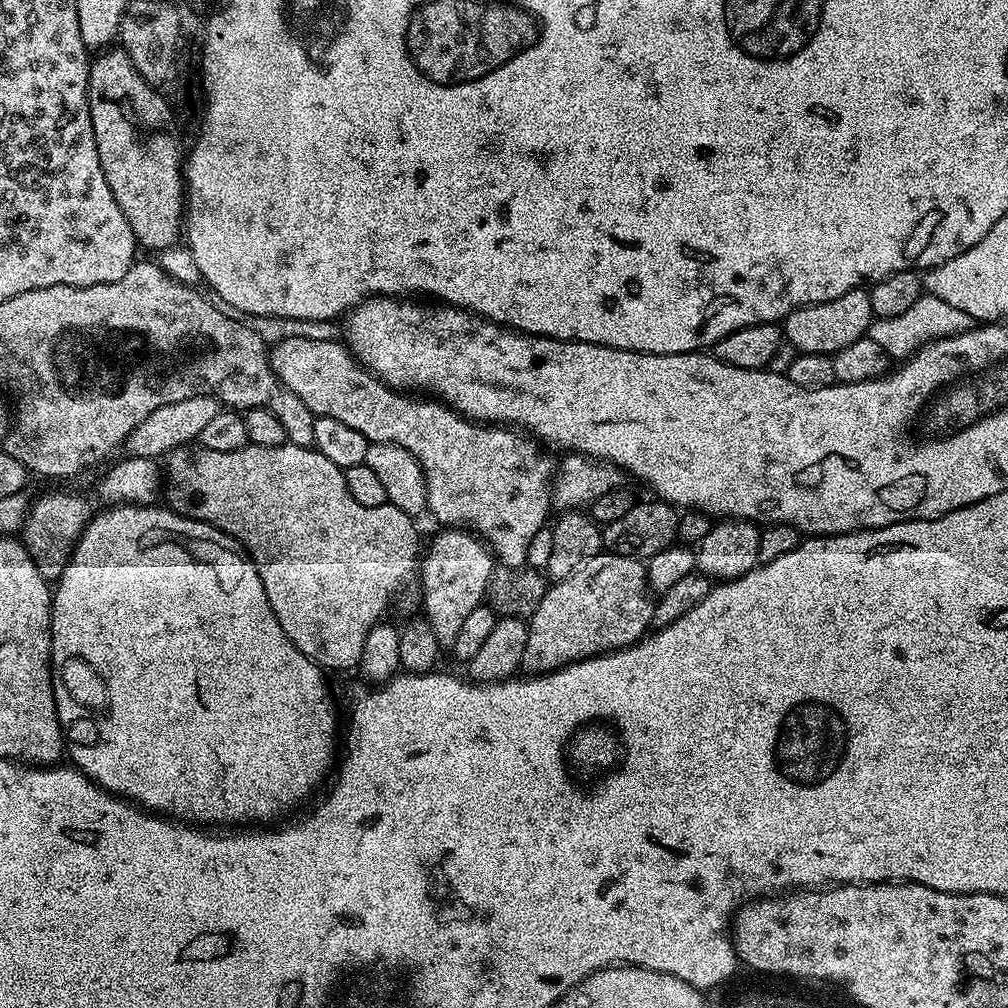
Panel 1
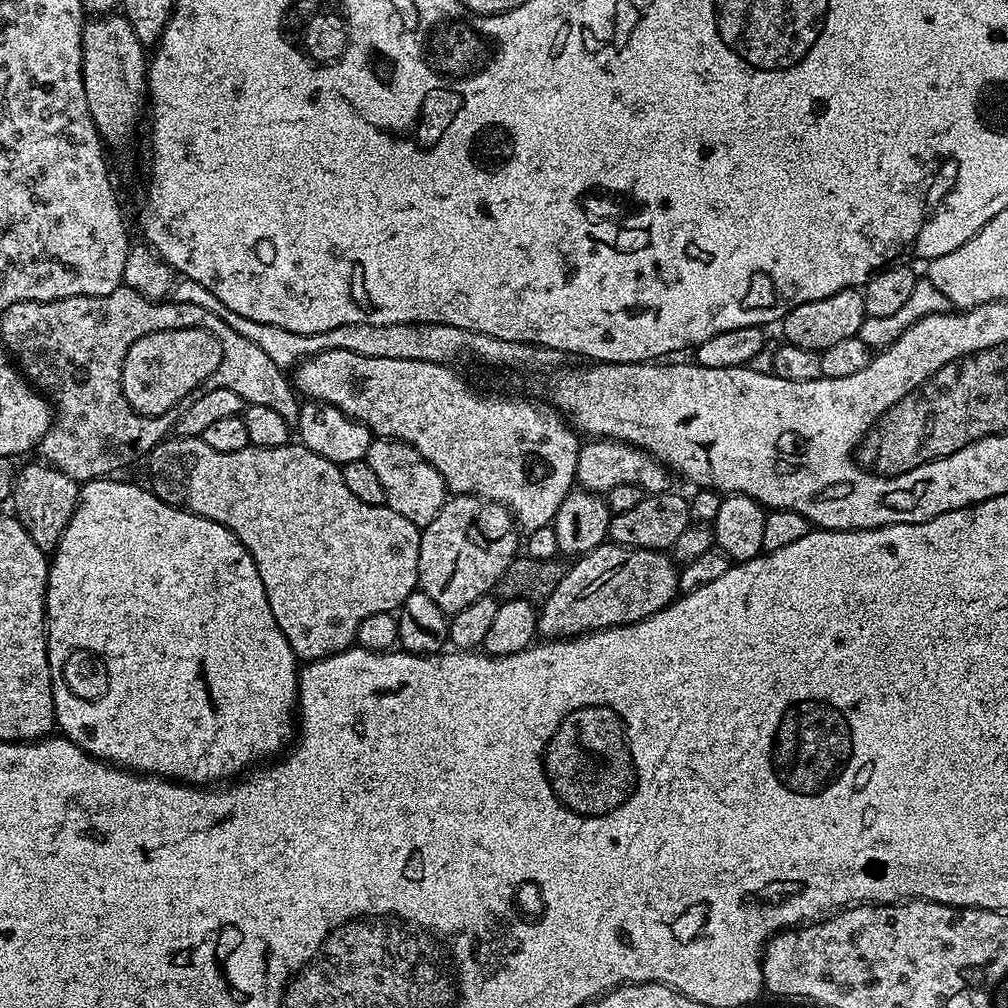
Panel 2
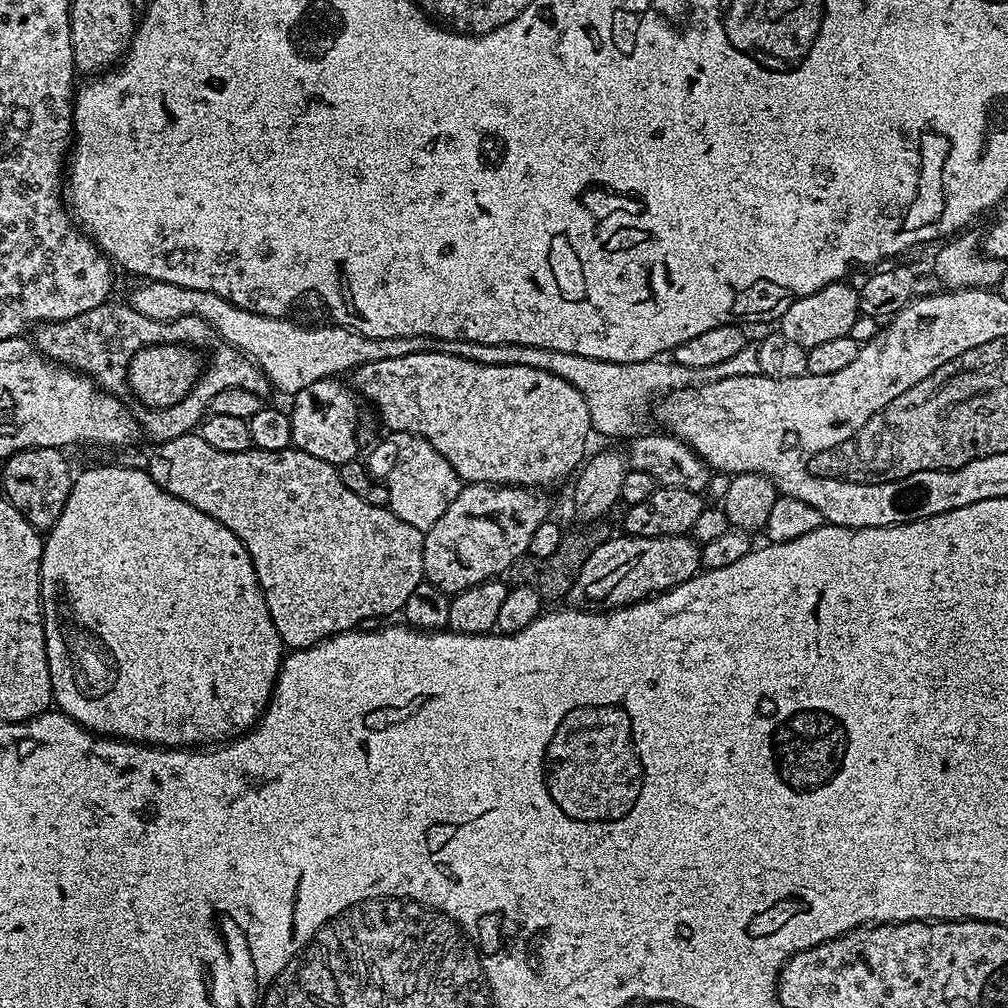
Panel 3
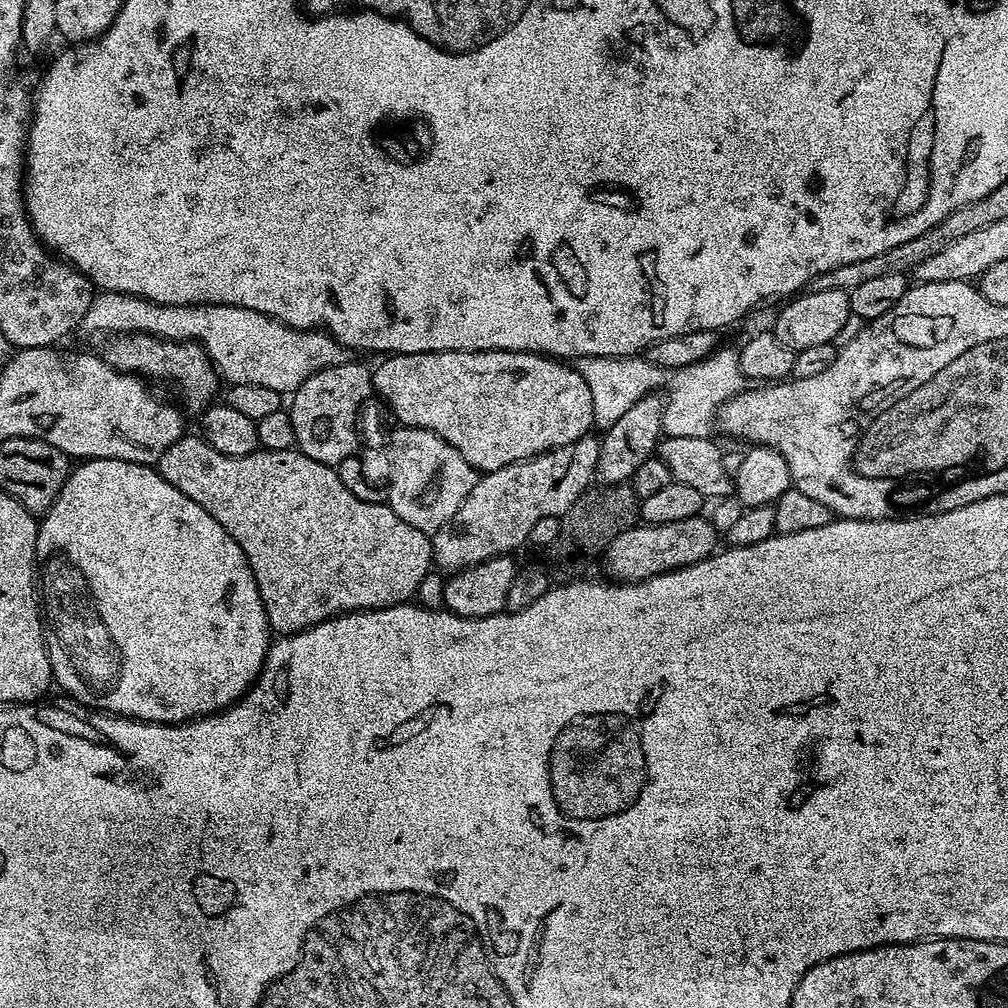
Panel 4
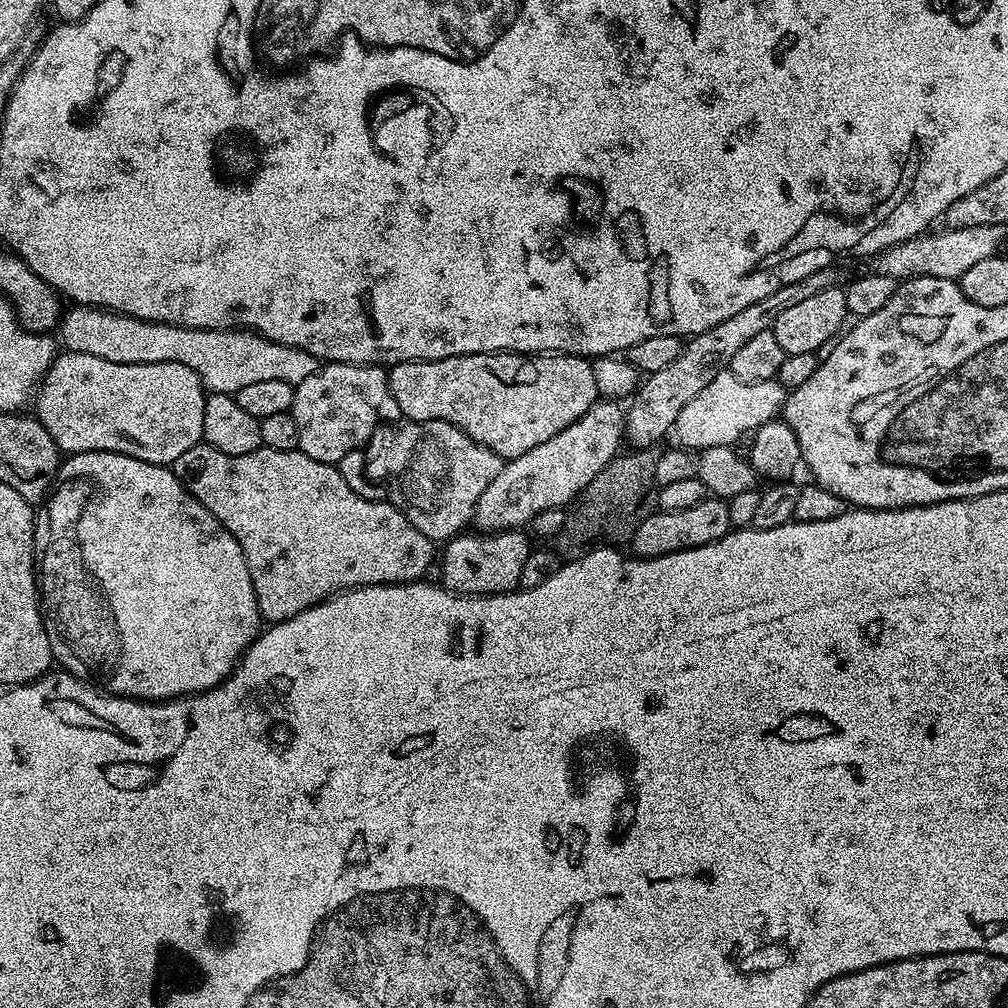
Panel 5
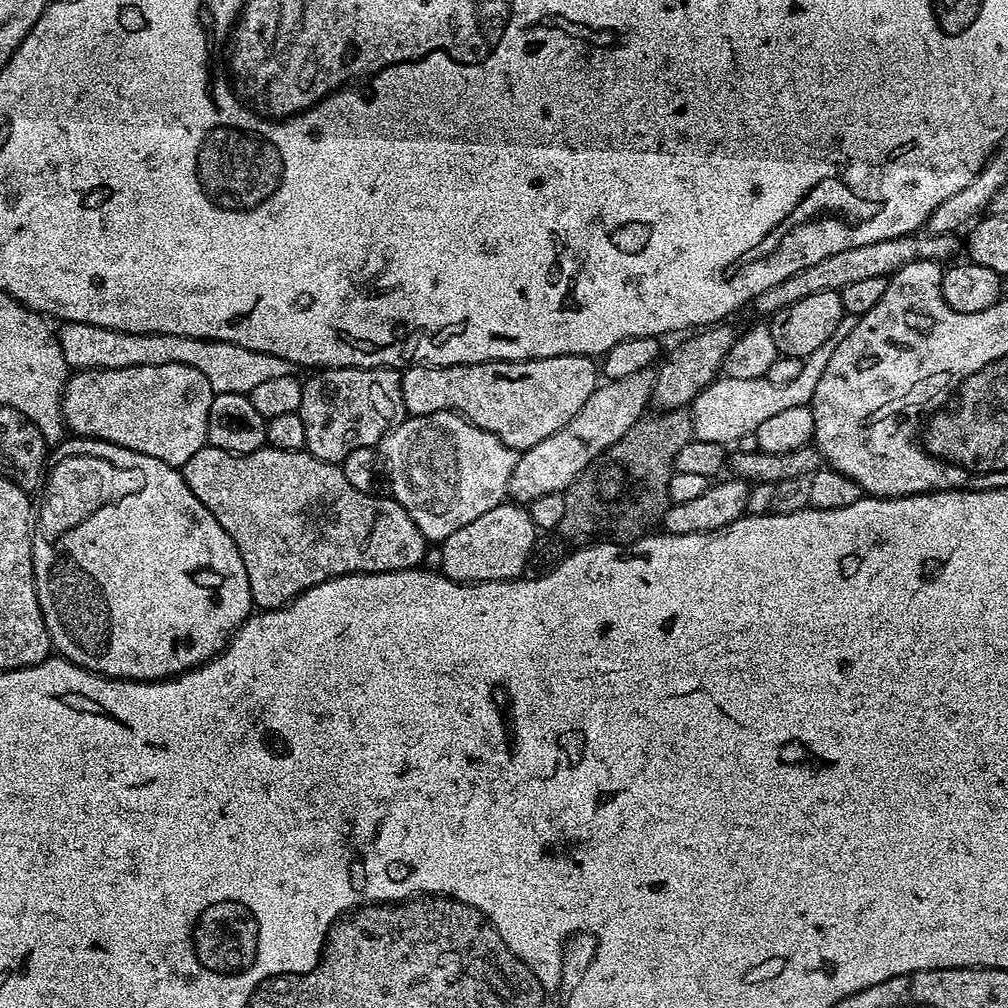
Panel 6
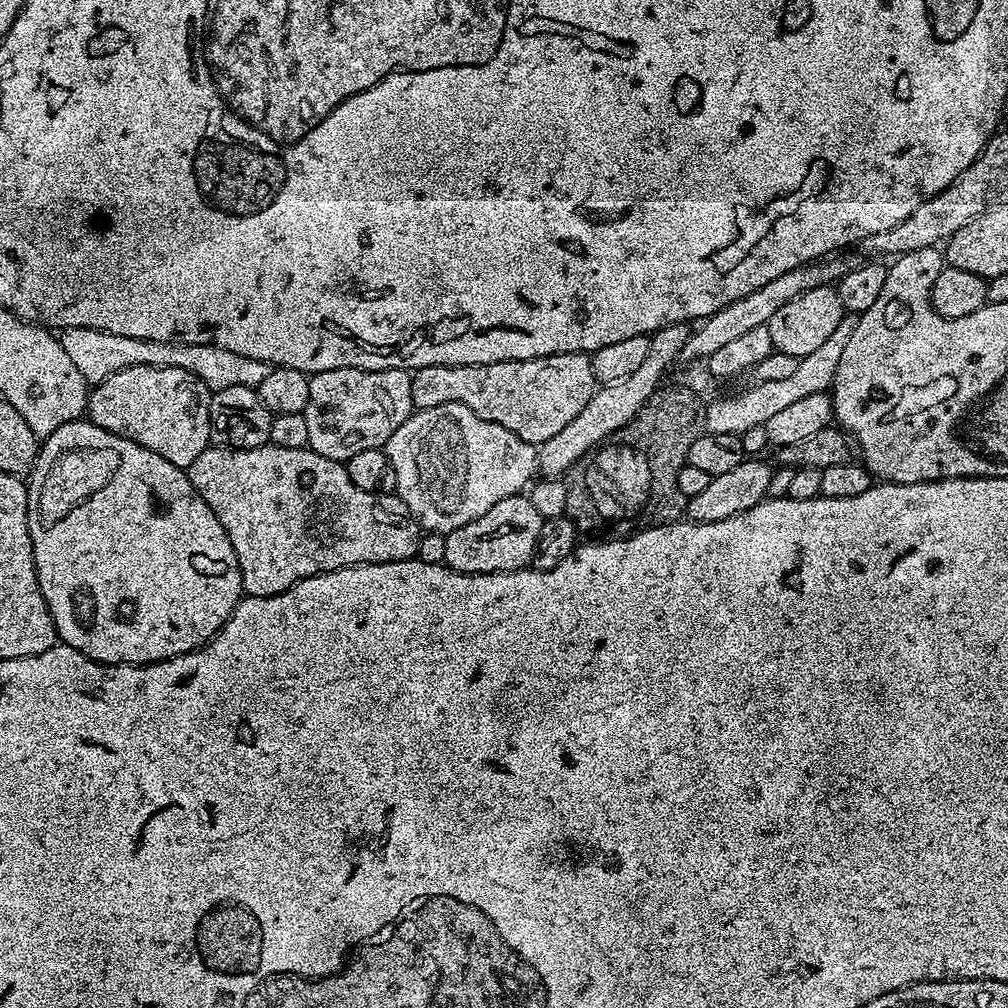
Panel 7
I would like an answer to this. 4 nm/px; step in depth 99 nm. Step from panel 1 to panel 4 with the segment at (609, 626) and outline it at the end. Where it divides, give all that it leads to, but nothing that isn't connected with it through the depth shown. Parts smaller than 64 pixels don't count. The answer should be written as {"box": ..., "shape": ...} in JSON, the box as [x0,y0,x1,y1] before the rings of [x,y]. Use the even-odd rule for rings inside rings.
{"box":[602,515,718,584],"shape":[[[707,515],[694,518],[682,518],[682,522],[665,524],[637,523],[635,528],[627,528],[604,551],[602,564],[608,567],[613,581],[633,584],[658,574],[672,572],[676,568],[685,568],[687,564],[697,564],[700,560],[717,551],[718,531]]]}

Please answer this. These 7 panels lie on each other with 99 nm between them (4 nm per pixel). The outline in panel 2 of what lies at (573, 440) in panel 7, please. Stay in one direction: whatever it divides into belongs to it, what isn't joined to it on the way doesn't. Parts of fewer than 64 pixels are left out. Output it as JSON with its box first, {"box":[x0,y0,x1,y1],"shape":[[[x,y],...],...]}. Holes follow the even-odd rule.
{"box":[419,495,522,613],"shape":[[[453,495],[438,510],[438,518],[420,533],[419,591],[430,594],[446,613],[466,610],[470,602],[478,602],[495,589],[502,574],[506,574],[506,566],[516,559],[519,544],[521,547],[522,536],[509,509],[493,506],[479,496]]]}

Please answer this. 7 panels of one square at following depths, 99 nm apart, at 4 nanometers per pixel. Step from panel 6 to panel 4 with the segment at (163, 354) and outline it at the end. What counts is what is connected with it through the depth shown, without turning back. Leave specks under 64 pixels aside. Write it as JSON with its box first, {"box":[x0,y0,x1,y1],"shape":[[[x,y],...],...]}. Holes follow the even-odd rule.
{"box":[79,291,346,394],"shape":[[[101,291],[93,295],[90,306],[84,317],[80,319],[79,331],[88,336],[104,336],[112,338],[117,334],[146,332],[159,340],[179,340],[200,345],[204,349],[213,368],[221,381],[229,385],[249,384],[250,386],[266,386],[269,390],[278,390],[281,394],[291,394],[314,374],[326,370],[335,364],[343,364],[346,360],[346,349],[334,337],[324,330],[305,330],[292,328],[275,316],[267,316],[258,310],[246,310],[242,306],[226,306],[225,304],[153,304],[141,296],[131,296],[125,292]]]}

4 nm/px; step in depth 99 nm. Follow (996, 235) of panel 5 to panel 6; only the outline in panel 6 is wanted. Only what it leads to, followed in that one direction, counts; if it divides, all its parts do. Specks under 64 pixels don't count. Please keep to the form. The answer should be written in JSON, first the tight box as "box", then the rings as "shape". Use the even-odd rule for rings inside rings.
{"box":[754,232,956,314],"shape":[[[947,232],[931,234],[913,234],[886,238],[882,242],[870,242],[870,246],[854,246],[854,250],[842,250],[838,254],[830,254],[830,258],[822,258],[822,262],[814,262],[814,266],[806,266],[806,270],[798,270],[798,274],[790,274],[786,282],[778,282],[778,286],[770,286],[762,294],[758,294],[754,301],[754,308],[765,314],[771,314],[790,306],[794,302],[802,302],[810,294],[823,292],[839,292],[840,289],[850,286],[866,278],[882,278],[894,275],[902,266],[919,260],[934,260],[948,262],[956,252],[955,235]]]}

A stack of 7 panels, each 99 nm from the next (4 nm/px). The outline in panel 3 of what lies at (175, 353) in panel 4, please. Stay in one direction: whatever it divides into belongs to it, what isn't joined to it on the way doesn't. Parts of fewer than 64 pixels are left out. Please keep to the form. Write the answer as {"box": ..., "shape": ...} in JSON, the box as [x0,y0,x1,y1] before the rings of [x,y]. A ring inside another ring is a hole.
{"box":[34,302,273,440],"shape":[[[105,302],[94,306],[94,310],[78,314],[69,320],[55,320],[53,324],[41,324],[35,329],[34,343],[36,348],[43,356],[63,364],[65,368],[74,368],[81,374],[87,374],[96,381],[101,389],[107,390],[113,394],[119,393],[125,387],[128,379],[128,364],[134,358],[137,351],[145,345],[151,344],[181,344],[195,350],[203,350],[202,348],[212,348],[212,361],[207,361],[206,367],[203,369],[202,375],[193,386],[192,391],[188,392],[181,401],[176,405],[159,410],[145,411],[142,416],[142,424],[152,438],[160,440],[173,440],[179,436],[186,436],[195,433],[200,427],[200,421],[204,419],[209,411],[214,394],[222,394],[222,390],[227,388],[245,388],[254,394],[258,394],[262,398],[267,397],[267,392],[273,391],[272,383],[266,378],[266,374],[257,364],[252,363],[244,353],[239,352],[237,348],[231,346],[221,340],[219,334],[210,326],[210,322],[206,322],[197,316],[187,316],[186,318],[174,318],[173,320],[155,320],[154,318],[146,318],[146,314],[138,314],[138,310],[134,310],[131,303],[112,304],[113,302]]]}

